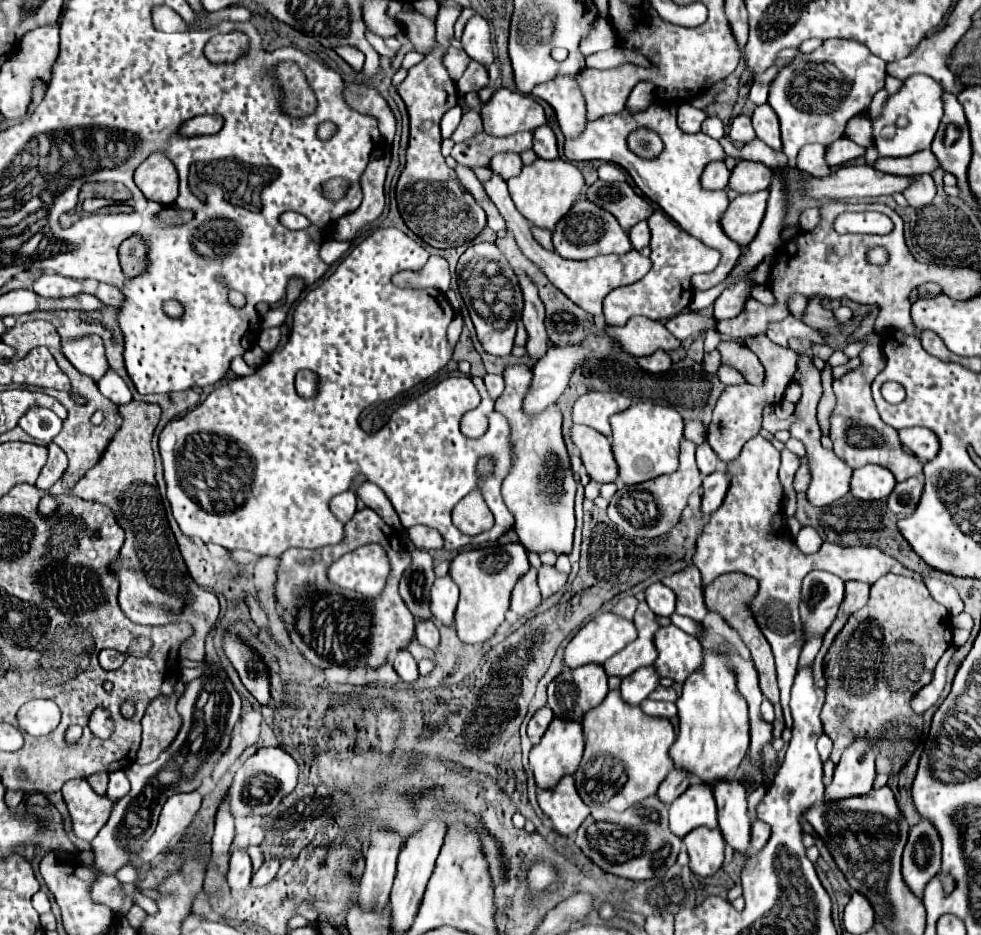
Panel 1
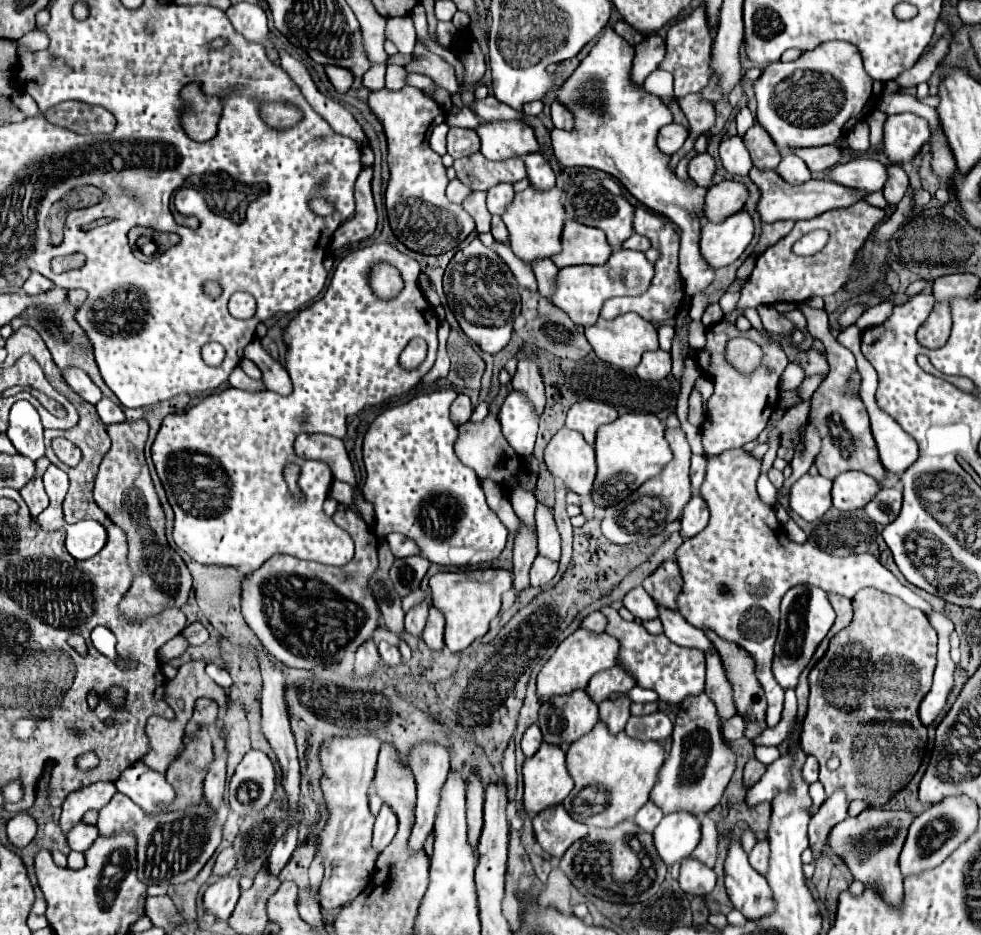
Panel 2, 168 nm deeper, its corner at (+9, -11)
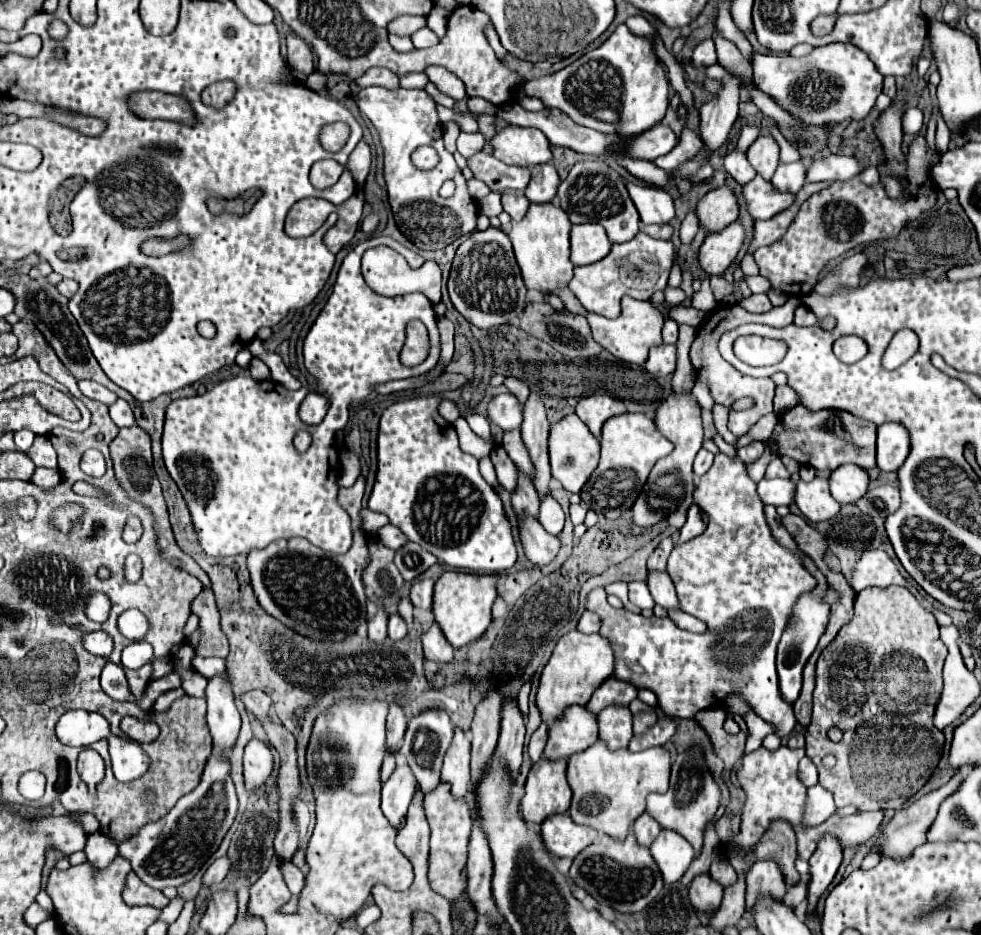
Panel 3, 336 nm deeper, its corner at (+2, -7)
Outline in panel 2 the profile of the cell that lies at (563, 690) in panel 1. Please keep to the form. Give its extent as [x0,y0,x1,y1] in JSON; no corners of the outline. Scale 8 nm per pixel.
[539,690,597,750]

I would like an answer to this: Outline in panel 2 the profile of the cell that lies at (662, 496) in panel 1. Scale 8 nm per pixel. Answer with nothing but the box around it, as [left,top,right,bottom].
[601,428,691,544]

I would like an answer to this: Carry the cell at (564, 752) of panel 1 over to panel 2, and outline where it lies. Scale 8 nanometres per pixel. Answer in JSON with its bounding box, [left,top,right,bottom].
[517,742,573,824]

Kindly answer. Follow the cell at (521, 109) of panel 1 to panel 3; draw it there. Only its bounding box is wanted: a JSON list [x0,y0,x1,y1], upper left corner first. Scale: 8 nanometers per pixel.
[490,126,552,166]

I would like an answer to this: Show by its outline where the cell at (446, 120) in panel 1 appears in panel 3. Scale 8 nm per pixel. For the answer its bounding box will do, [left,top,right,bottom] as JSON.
[442,122,460,154]

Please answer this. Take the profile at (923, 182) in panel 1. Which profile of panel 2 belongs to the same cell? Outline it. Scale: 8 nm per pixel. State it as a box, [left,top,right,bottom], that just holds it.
[883,164,909,206]

